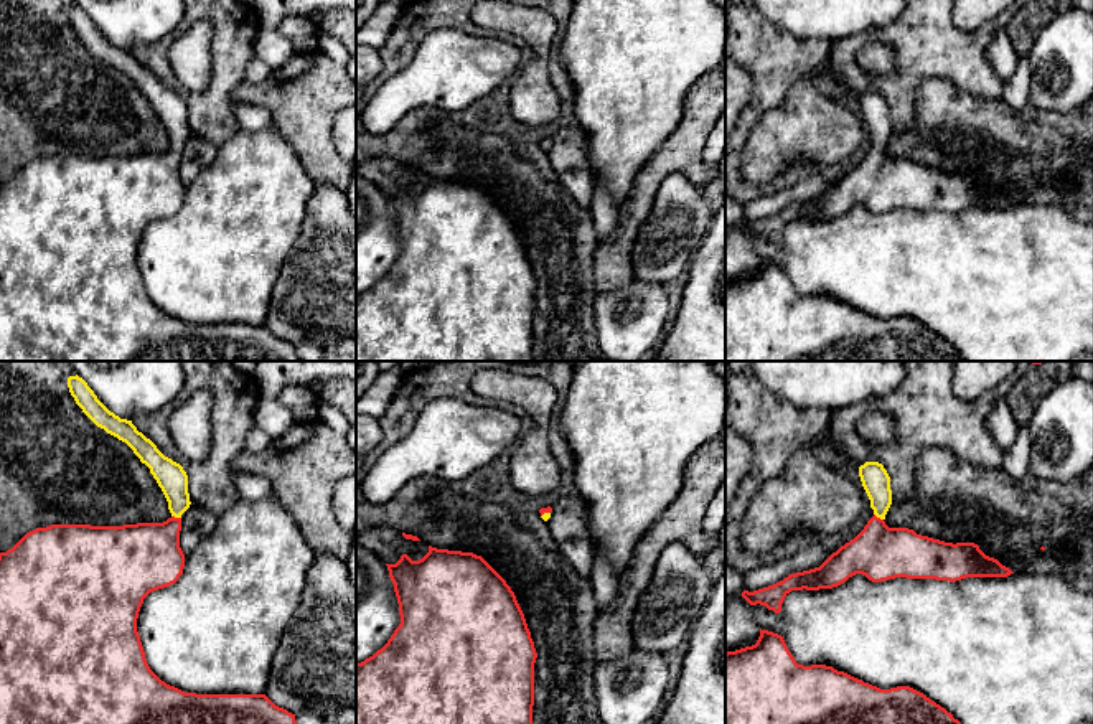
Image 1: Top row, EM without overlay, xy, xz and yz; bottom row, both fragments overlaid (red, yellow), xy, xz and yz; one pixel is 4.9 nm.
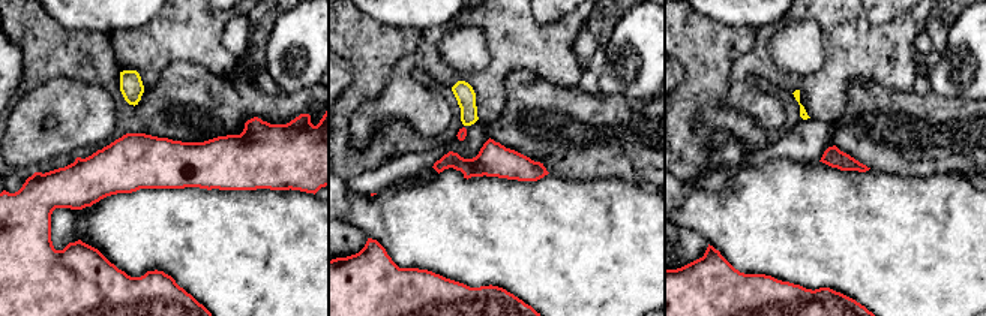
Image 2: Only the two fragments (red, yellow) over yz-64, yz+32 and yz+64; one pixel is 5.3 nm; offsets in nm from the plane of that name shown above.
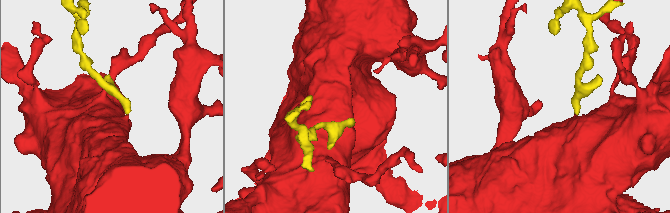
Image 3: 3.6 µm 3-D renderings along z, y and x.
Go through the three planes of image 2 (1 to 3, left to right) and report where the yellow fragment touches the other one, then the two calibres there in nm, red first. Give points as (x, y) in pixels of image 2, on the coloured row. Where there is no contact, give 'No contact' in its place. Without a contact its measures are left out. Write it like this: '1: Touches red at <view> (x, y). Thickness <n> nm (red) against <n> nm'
1: No contact
2: No contact
3: No contact

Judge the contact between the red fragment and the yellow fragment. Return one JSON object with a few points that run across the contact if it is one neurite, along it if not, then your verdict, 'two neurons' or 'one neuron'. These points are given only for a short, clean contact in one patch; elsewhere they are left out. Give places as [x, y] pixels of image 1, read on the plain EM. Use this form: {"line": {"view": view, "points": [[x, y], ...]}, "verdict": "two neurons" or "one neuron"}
{"line": {"view": "xy", "points": [[145, 187], [165, 167], [177, 149], [177, 124], [172, 109]]}, "verdict": "one neuron"}

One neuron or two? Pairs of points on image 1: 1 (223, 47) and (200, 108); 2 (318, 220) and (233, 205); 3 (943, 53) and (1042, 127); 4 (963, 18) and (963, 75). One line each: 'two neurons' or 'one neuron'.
1: one neuron
2: two neurons
3: two neurons
4: two neurons

